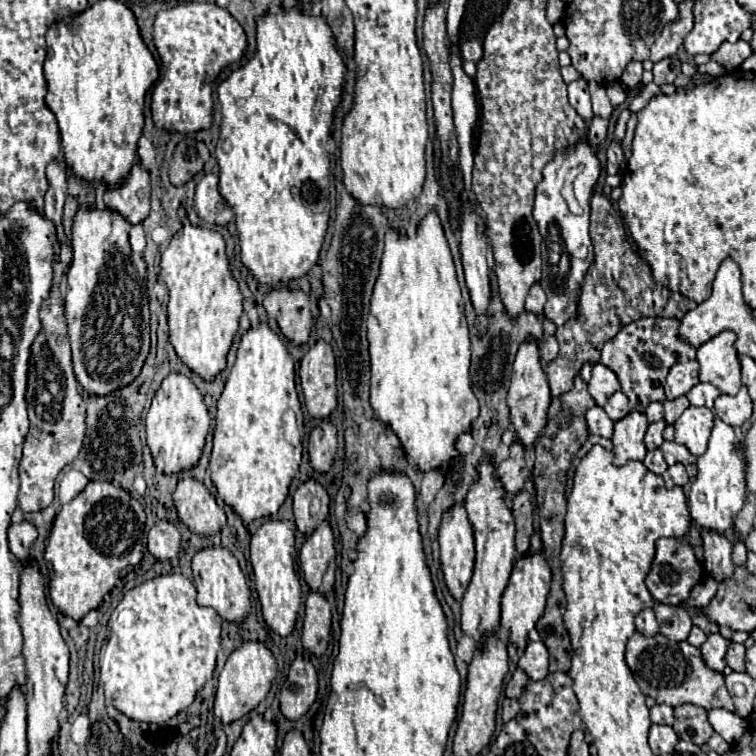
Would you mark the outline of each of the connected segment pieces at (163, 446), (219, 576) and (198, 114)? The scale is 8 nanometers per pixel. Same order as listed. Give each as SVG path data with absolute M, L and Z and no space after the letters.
M169 373L163 379L161 387L153 397L145 423L147 445L151 449L157 469L161 469L163 473L179 473L193 467L201 457L207 433L211 429L211 417L203 403L203 395L193 385L193 381L181 373Z
M209 545L195 553L193 557L193 583L197 587L197 603L213 607L221 619L239 623L251 609L251 591L247 579L239 567L235 555L223 545Z
M185 3L165 9L155 17L153 43L157 47L163 65L163 77L157 81L151 93L151 111L155 127L179 133L195 133L201 129L209 129L213 121L211 85L223 67L237 63L243 57L243 51L247 47L247 37L243 27L231 17L227 9L221 9L215 3Z

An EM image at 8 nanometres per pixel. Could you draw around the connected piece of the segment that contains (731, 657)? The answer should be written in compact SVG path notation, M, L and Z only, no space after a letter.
M731 643L725 661L727 661L727 665L729 665L733 671L745 671L745 649L743 649L743 645Z

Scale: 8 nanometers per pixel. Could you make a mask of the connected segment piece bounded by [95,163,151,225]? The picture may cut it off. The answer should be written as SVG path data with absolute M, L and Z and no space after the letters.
M135 163L121 187L95 187L95 209L115 209L131 225L139 225L149 215L149 173Z

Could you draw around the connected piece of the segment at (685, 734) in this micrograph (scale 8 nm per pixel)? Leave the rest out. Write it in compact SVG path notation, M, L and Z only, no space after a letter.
M685 703L675 707L675 733L683 741L691 741L695 745L703 745L713 735L713 727L707 721L707 711L703 707Z

